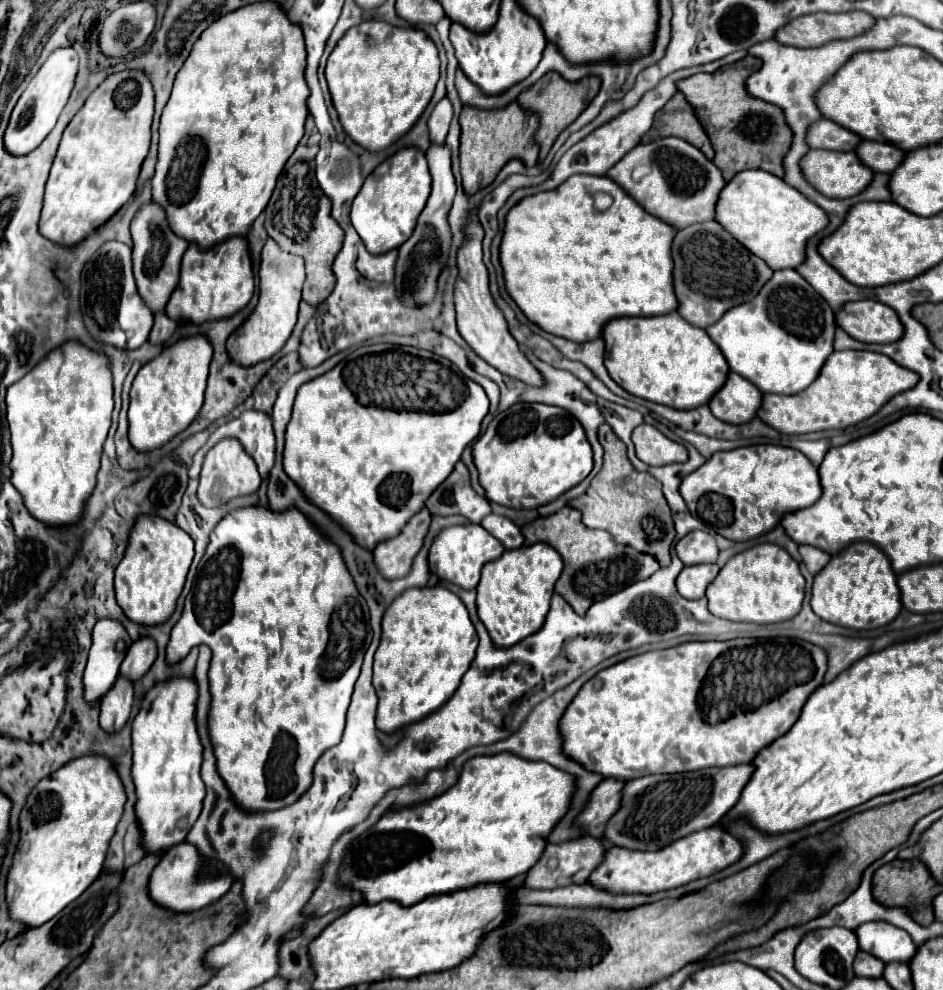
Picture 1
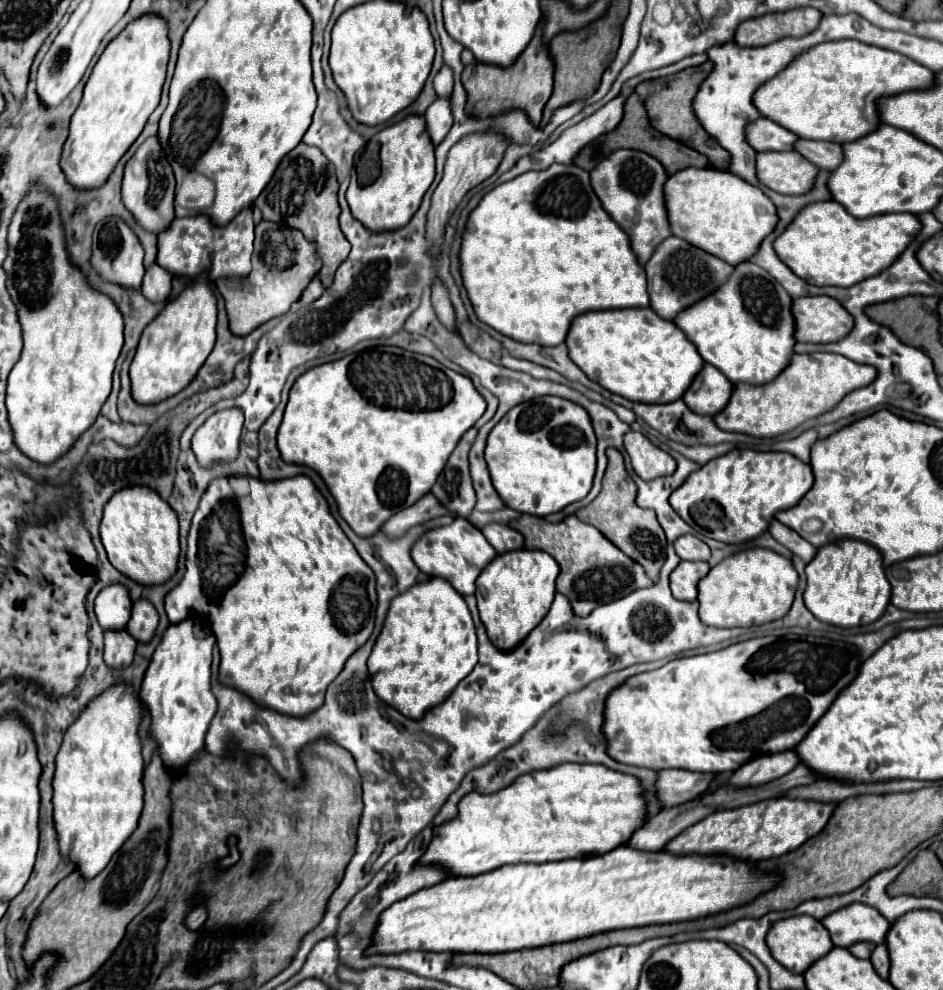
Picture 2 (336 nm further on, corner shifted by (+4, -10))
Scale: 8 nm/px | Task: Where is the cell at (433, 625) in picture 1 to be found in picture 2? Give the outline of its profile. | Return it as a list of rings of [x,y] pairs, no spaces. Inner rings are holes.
[[[430,578],[428,582],[414,584],[390,602],[384,628],[376,638],[376,644],[368,658],[368,670],[372,676],[374,692],[404,716],[418,720],[426,710],[448,698],[458,682],[476,666],[476,662],[476,630],[464,598],[450,586],[450,582],[442,578]]]

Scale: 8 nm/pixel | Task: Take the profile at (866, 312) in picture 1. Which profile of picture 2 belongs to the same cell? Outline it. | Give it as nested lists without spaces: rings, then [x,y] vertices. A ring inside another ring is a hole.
[[[802,296],[792,300],[796,342],[834,342],[852,328],[852,316],[830,296]]]

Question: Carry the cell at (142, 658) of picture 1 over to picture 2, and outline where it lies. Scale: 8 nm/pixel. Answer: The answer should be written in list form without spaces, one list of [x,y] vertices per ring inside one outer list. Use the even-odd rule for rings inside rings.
[[[140,598],[134,602],[132,606],[132,616],[130,616],[130,622],[126,626],[126,630],[140,642],[148,642],[154,634],[158,626],[158,612],[154,610],[154,606]]]

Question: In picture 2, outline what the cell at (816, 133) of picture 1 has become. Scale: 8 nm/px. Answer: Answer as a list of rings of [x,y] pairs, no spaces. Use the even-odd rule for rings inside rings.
[[[758,118],[746,126],[746,140],[758,152],[792,150],[796,136],[768,118]]]

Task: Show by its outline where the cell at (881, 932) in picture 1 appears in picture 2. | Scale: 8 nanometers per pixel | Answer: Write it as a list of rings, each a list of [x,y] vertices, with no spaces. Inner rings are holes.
[[[854,902],[822,918],[822,926],[830,932],[834,946],[848,948],[856,942],[882,944],[890,922],[876,908]]]

